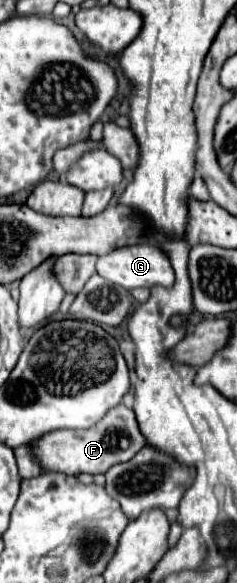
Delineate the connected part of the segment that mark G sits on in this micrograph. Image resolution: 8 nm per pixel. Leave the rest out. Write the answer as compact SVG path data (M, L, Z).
M132 244L132 246L116 248L108 254L98 256L96 274L126 290L152 288L154 284L172 284L174 282L174 270L170 268L170 260L166 260L166 254L158 252L158 248L154 248L154 244Z

